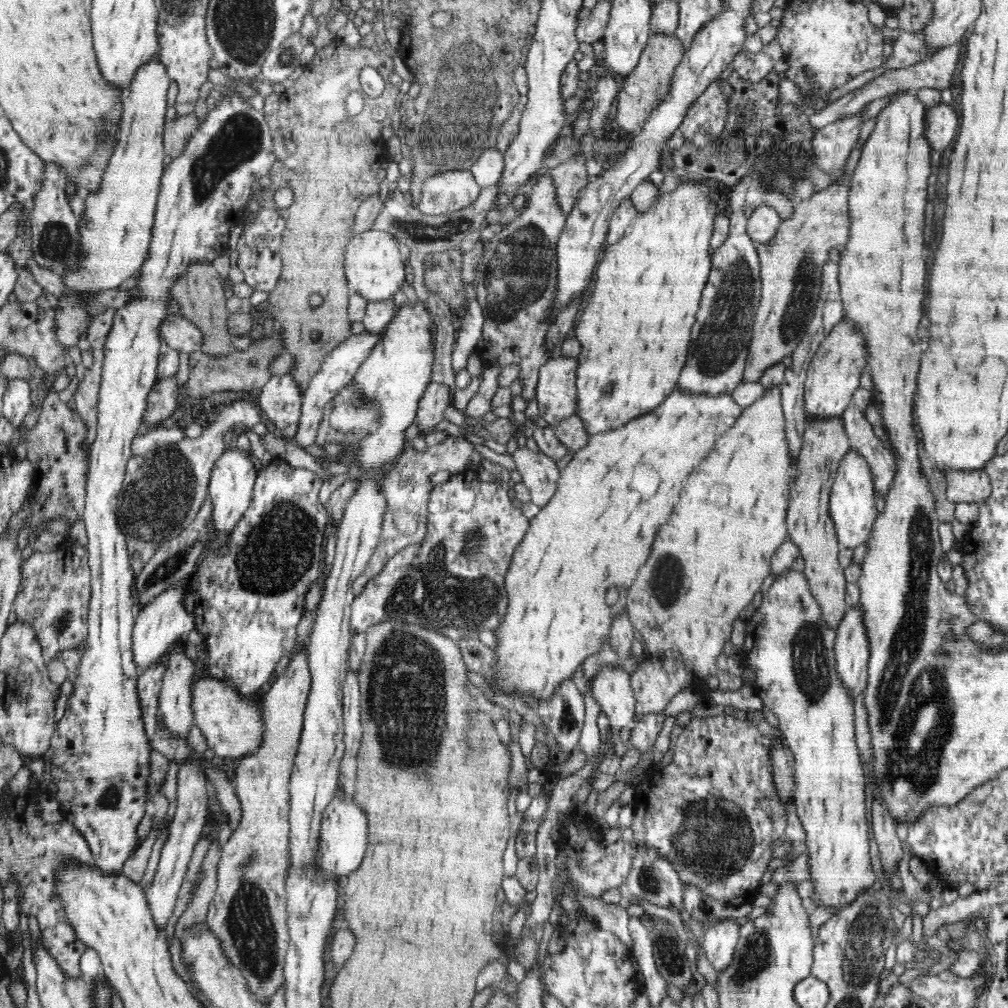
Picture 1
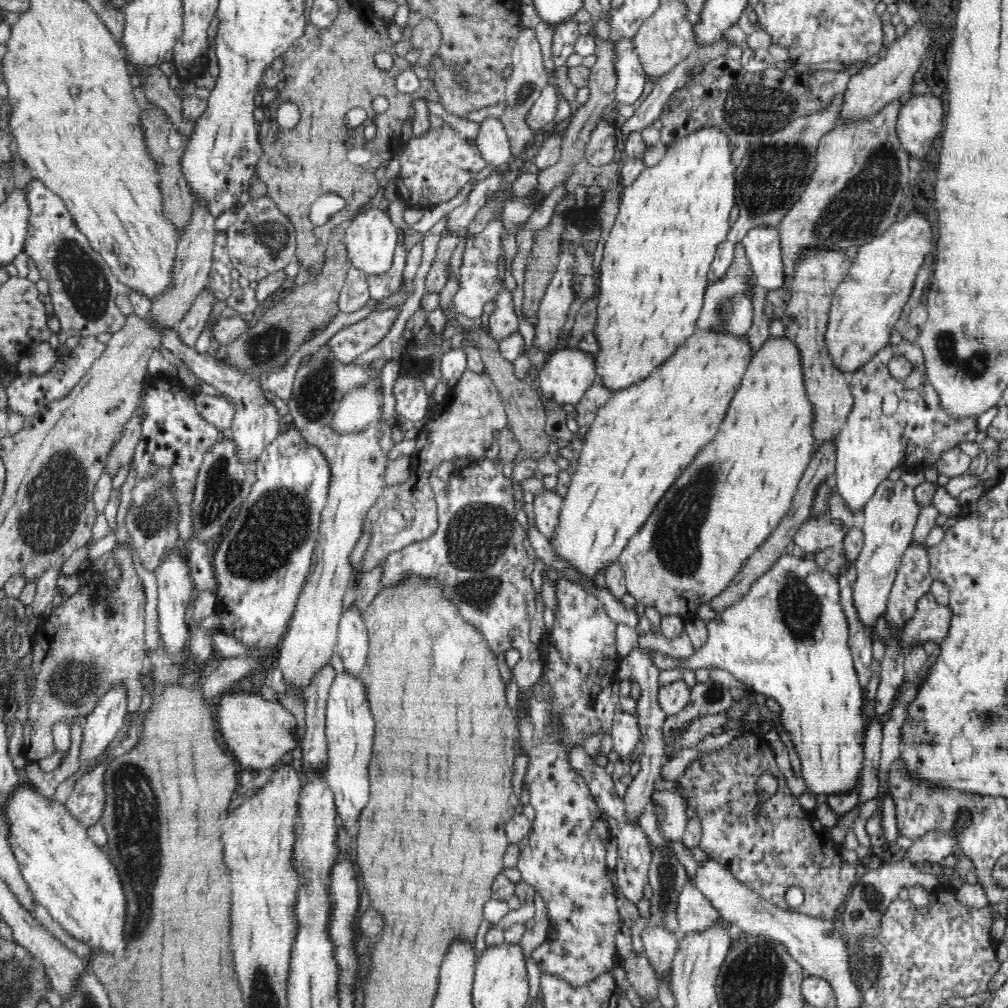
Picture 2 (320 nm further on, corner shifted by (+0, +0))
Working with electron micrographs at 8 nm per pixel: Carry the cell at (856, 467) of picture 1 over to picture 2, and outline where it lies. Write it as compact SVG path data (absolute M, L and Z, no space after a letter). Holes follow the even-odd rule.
M902 340L896 345L886 344L882 350L879 350L868 362L851 374L849 385L853 403L847 414L846 422L842 425L835 440L836 467L833 481L835 490L841 495L854 517L858 512L863 512L866 502L869 502L878 486L887 480L889 474L896 468L911 471L924 470L934 465L944 452L957 446L959 442L978 441L986 437L986 432L978 429L976 417L954 419L942 409L940 397L926 377L923 352L917 342ZM895 355L904 355L904 358L912 364L912 371L902 382L897 381L888 371L888 361L892 360Z

